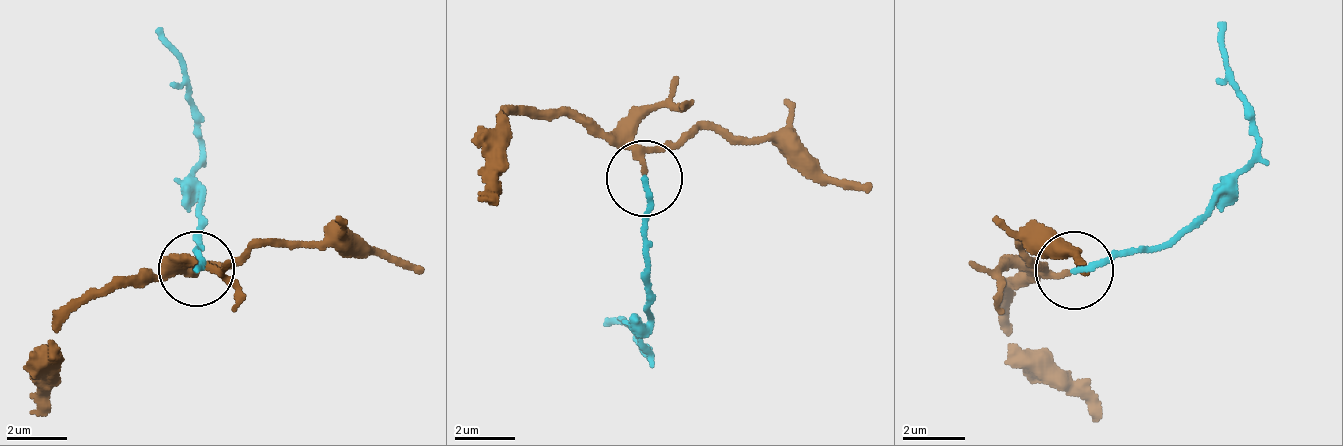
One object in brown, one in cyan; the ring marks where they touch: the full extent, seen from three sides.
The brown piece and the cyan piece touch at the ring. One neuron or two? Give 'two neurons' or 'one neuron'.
one neuron

